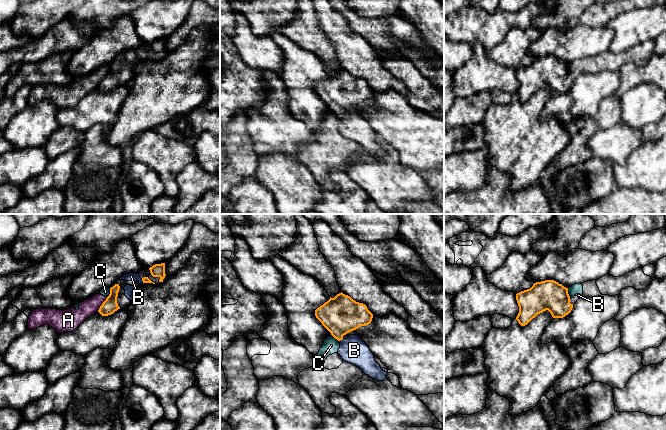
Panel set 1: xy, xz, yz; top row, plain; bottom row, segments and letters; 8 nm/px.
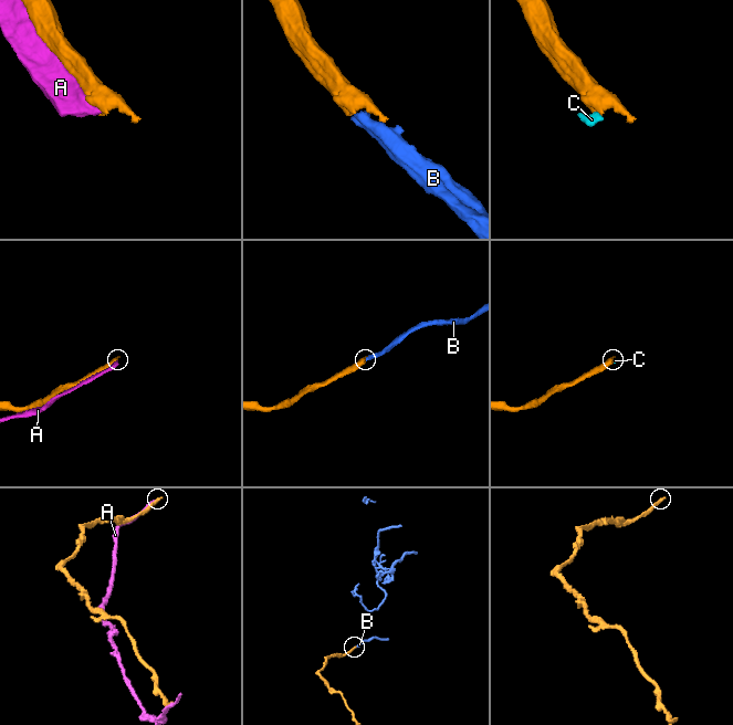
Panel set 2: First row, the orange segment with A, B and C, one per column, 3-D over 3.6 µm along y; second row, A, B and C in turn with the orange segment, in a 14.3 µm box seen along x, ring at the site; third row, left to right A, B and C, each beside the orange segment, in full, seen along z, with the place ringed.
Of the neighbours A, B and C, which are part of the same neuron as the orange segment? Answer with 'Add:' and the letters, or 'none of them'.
Add: B

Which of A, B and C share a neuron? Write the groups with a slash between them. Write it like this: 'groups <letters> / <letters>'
groups A C / B

